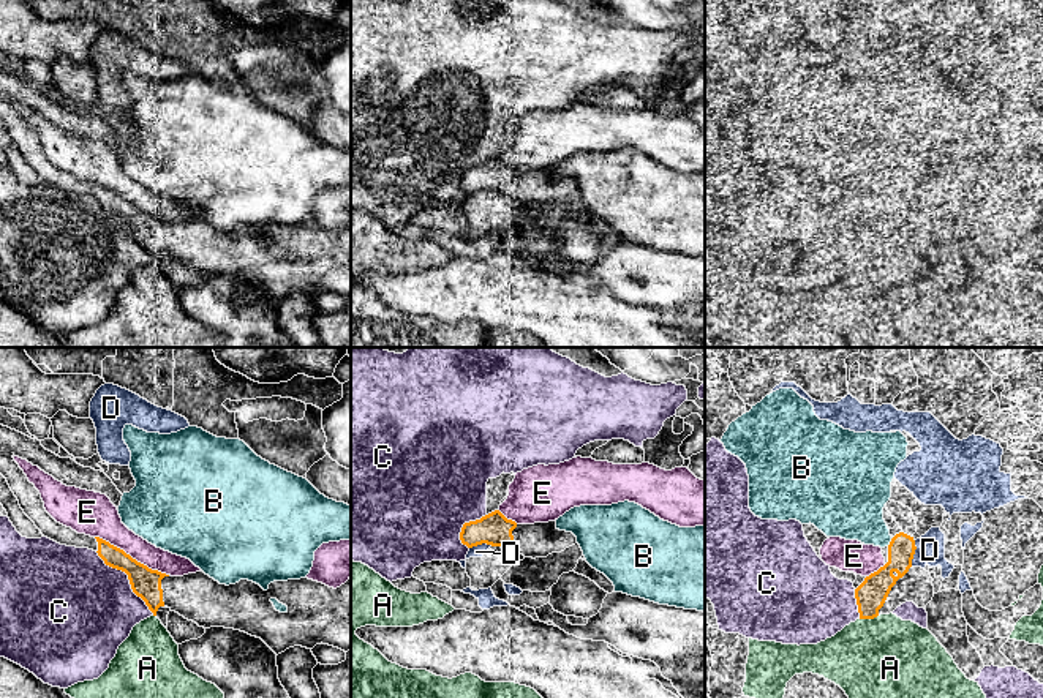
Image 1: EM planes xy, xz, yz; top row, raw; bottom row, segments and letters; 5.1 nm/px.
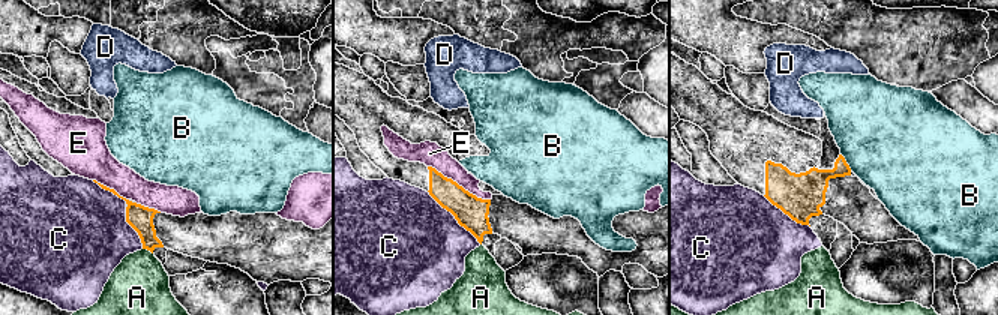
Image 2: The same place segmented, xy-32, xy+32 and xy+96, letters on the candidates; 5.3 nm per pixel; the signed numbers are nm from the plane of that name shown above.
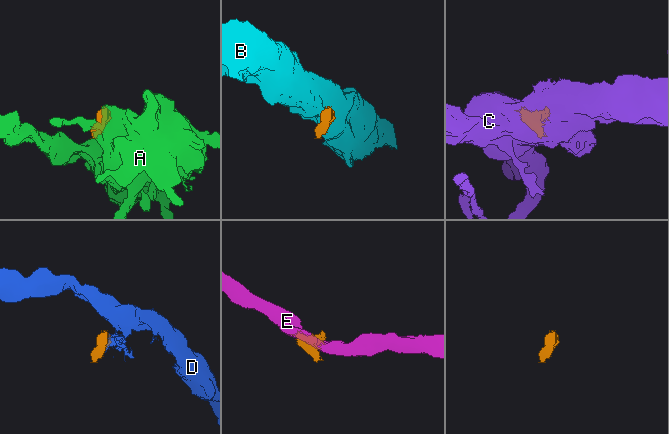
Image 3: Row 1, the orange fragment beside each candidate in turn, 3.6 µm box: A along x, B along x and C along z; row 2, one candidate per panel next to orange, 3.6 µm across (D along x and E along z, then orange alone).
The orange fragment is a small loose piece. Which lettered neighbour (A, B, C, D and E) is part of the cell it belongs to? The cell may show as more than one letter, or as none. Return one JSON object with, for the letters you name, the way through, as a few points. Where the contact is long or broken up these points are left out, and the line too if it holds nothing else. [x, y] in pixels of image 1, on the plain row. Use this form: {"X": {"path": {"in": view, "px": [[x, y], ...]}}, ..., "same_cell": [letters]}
{"same_cell": []}

